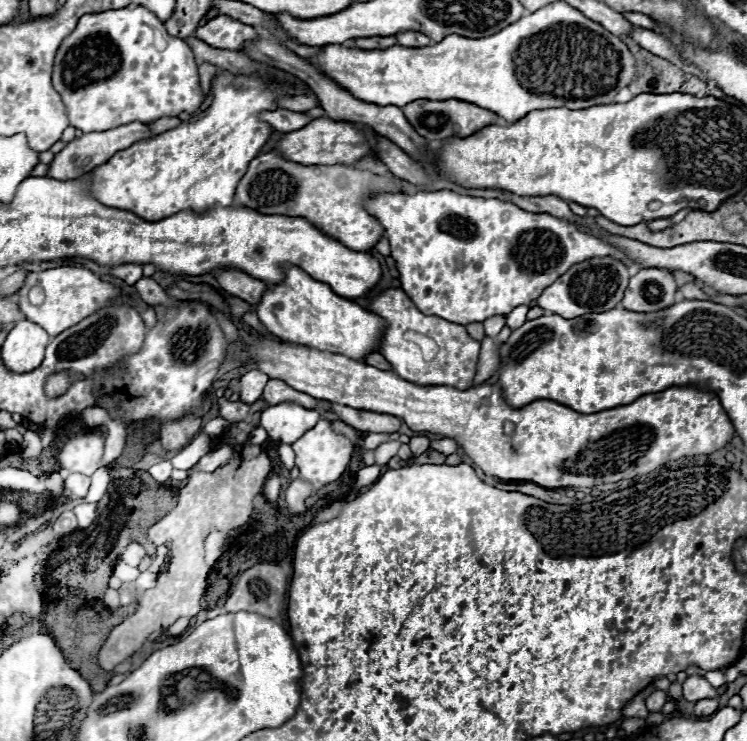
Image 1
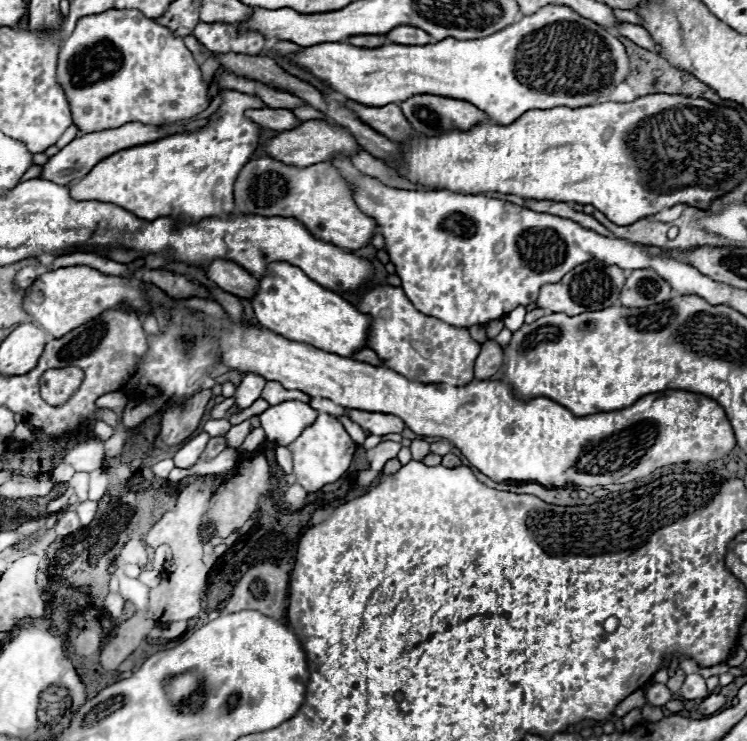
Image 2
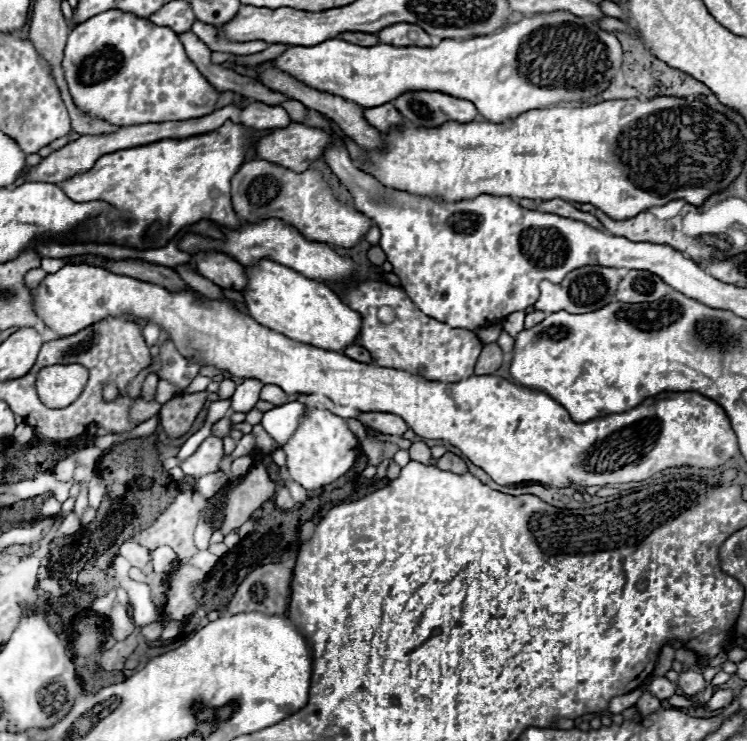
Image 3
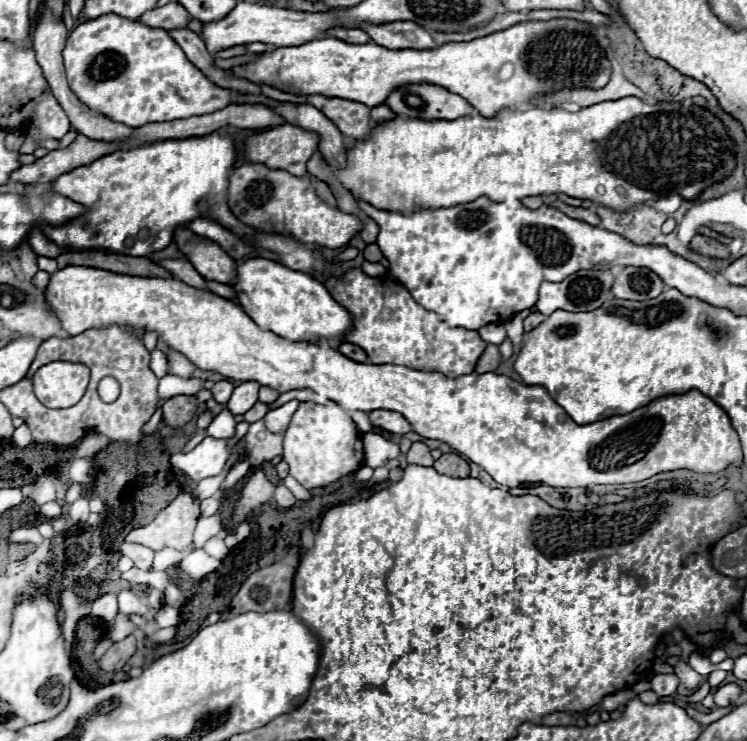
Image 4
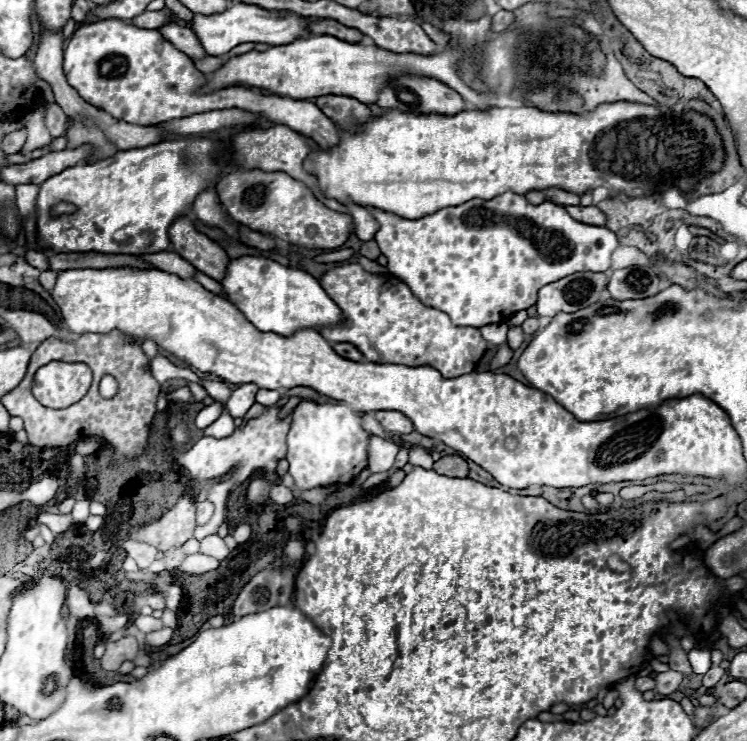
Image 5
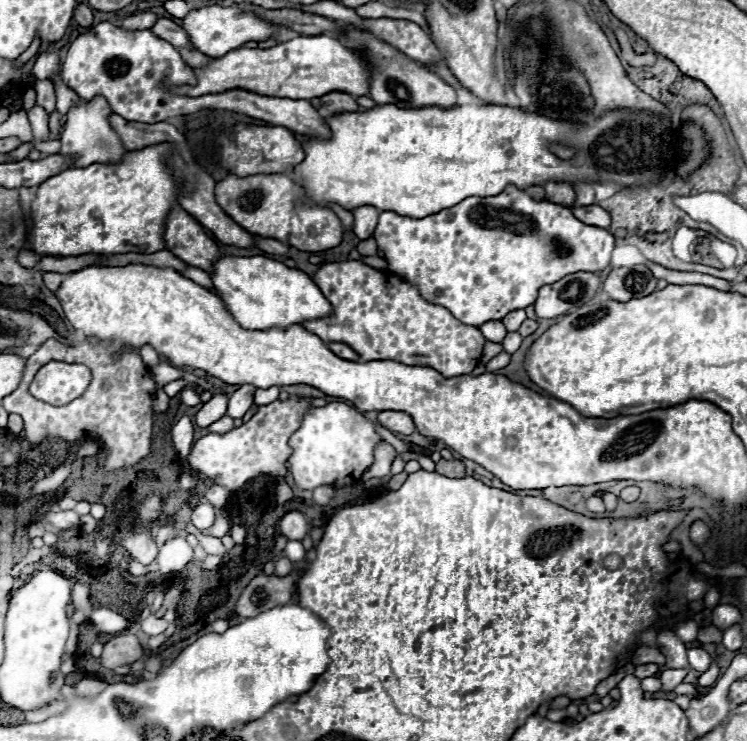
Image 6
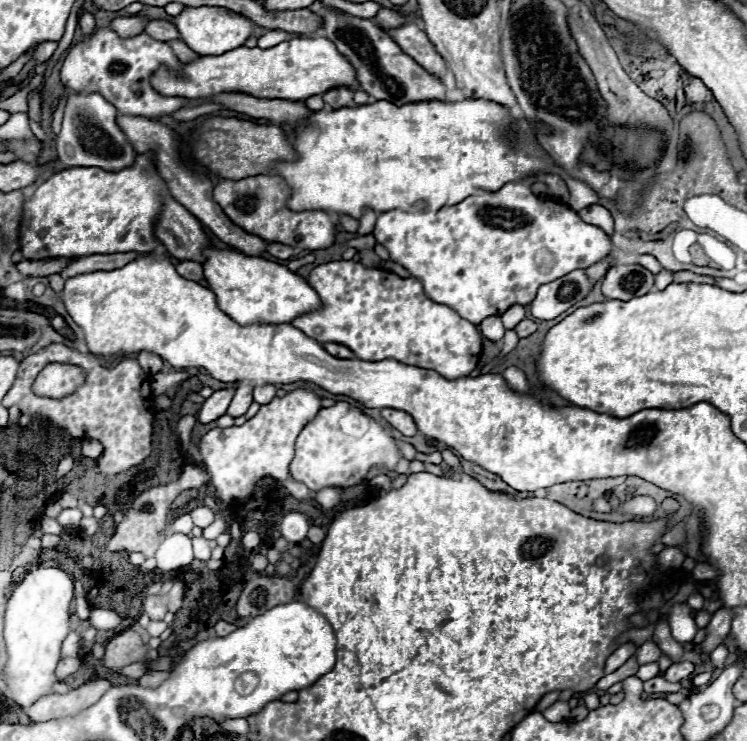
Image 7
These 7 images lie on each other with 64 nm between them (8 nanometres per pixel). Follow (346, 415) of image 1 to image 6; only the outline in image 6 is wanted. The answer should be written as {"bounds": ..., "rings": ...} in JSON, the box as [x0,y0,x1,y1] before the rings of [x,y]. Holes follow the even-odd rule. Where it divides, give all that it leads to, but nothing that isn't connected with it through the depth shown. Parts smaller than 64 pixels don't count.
{"bounds":[378,410,416,434],"rings":[[[396,410],[378,412],[378,422],[382,426],[386,426],[388,430],[394,430],[394,432],[400,432],[400,434],[412,434],[416,430],[412,418],[404,412],[396,412]]]}

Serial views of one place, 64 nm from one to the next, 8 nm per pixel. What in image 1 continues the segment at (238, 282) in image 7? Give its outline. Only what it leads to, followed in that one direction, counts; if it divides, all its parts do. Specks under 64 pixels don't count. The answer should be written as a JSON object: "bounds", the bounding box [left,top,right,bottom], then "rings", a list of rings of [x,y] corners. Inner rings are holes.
{"bounds":[256,266,384,360],"rings":[[[284,266],[284,270],[286,278],[280,284],[266,284],[266,294],[262,294],[262,300],[256,304],[258,318],[270,334],[286,342],[322,352],[344,354],[354,360],[362,360],[366,354],[378,350],[378,342],[384,330],[382,318],[334,294],[330,286],[312,280],[296,266]]]}

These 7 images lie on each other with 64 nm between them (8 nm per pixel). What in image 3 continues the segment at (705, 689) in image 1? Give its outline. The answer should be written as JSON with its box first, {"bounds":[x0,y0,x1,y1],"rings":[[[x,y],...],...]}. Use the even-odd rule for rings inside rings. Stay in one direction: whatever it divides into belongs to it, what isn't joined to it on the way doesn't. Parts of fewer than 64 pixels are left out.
{"bounds":[678,670,704,696],"rings":[[[682,670],[678,674],[678,686],[684,694],[688,696],[694,696],[698,694],[702,688],[704,688],[704,678],[700,672],[694,672],[694,670]]]}

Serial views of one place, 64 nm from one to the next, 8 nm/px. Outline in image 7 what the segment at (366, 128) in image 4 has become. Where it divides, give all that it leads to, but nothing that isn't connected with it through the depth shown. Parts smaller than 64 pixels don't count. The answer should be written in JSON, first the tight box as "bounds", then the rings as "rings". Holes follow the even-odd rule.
{"bounds":[322,86,354,110],"rings":[[[340,86],[340,88],[332,88],[326,94],[322,94],[324,98],[324,110],[336,110],[336,108],[344,108],[344,106],[352,106],[352,96],[354,90]]]}

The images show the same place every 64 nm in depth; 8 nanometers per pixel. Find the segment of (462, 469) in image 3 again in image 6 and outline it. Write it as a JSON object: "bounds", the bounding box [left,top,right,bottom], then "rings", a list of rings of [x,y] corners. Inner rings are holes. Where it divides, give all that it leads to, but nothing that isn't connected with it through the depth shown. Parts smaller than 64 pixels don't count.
{"bounds":[436,460,464,478],"rings":[[[440,460],[436,464],[436,472],[444,474],[448,478],[462,478],[464,476],[464,464],[460,460]]]}

